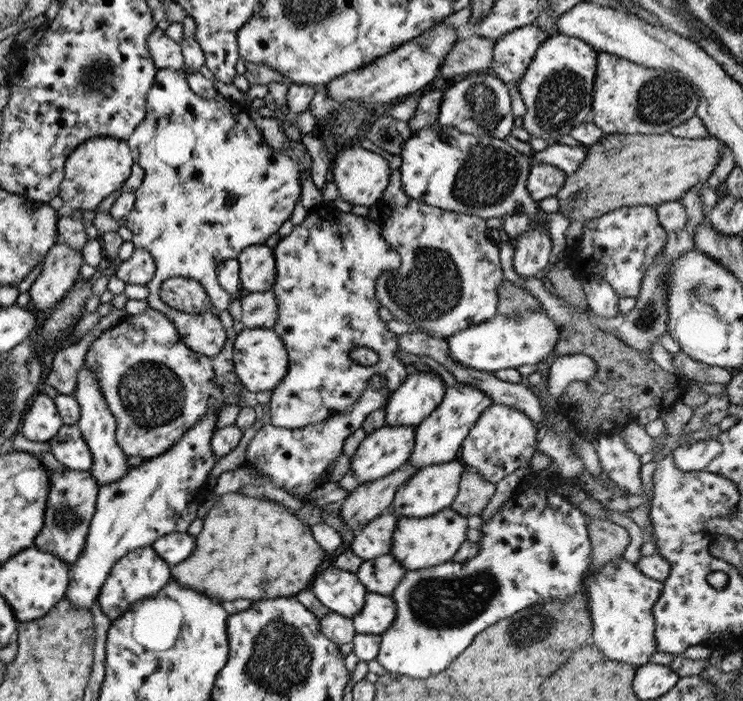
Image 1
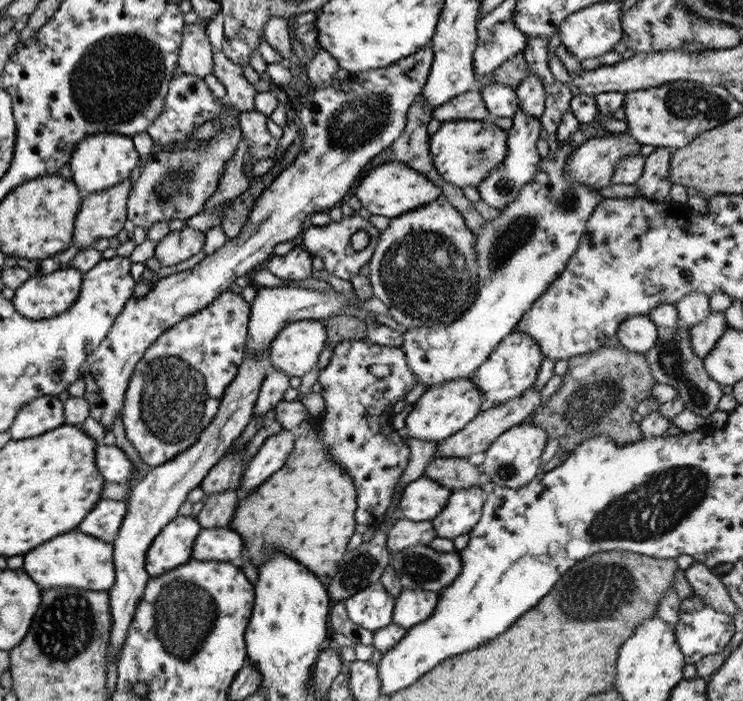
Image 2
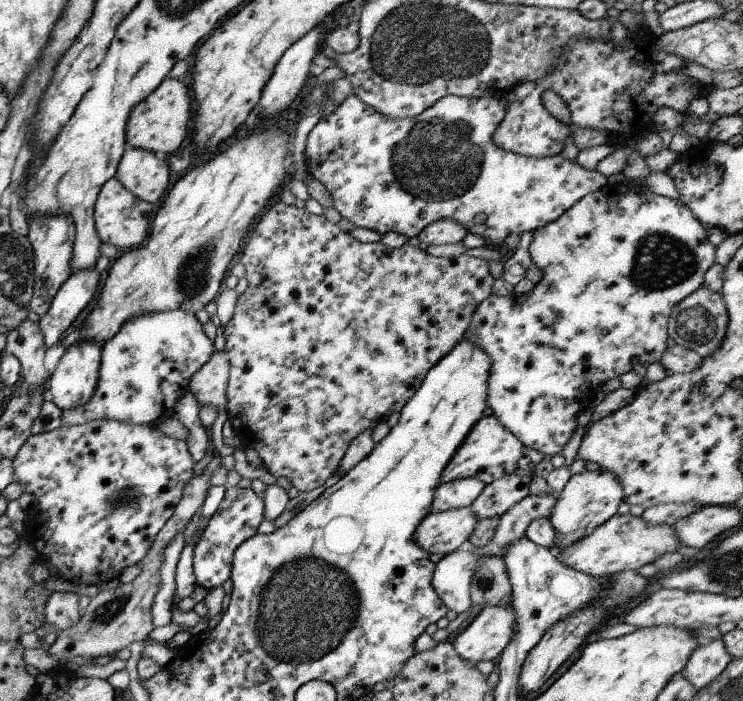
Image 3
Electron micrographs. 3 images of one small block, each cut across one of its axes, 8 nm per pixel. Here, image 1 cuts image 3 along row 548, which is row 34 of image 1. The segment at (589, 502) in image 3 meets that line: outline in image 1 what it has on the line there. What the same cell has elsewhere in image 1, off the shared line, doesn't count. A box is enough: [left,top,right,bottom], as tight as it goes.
[516,32,597,145]

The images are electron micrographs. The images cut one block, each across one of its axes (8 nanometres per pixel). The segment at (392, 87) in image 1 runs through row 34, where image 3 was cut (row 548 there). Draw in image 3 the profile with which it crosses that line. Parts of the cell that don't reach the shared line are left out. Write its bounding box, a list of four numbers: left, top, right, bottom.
[413,507,476,555]

